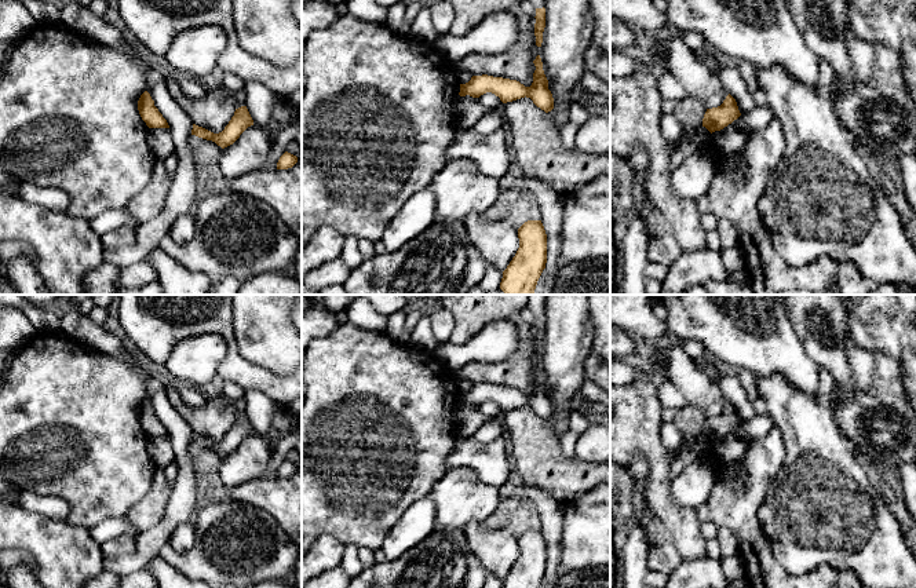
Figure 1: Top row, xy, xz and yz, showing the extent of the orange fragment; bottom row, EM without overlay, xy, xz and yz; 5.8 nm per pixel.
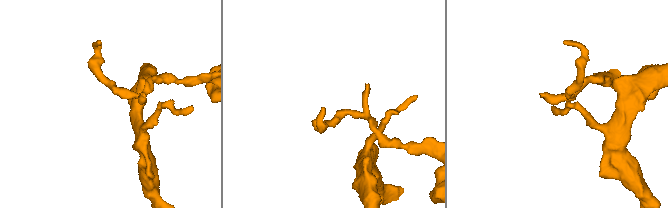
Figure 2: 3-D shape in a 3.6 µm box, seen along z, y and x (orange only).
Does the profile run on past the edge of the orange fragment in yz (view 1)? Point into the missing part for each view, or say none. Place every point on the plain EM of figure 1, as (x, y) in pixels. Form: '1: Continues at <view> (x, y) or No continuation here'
1: No continuation here

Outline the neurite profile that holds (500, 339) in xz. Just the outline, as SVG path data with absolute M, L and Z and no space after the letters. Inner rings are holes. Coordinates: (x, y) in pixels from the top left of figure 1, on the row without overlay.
M496 319L466 344L435 344L433 354L453 372L471 361L495 362L511 357L519 346L514 322Z

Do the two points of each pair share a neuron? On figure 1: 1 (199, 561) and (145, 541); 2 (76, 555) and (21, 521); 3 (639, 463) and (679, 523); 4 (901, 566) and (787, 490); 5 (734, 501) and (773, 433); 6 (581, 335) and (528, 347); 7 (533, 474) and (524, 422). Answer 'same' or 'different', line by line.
1: different
2: same
3: different
4: same
5: same
6: different
7: same

